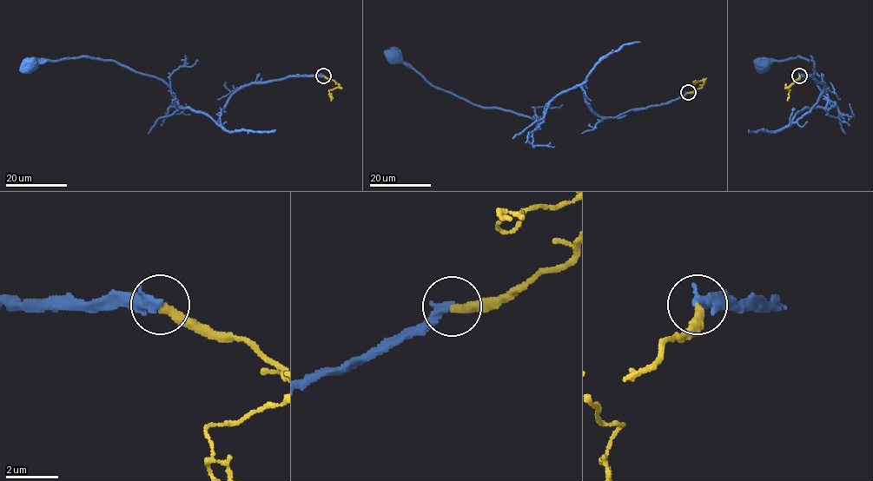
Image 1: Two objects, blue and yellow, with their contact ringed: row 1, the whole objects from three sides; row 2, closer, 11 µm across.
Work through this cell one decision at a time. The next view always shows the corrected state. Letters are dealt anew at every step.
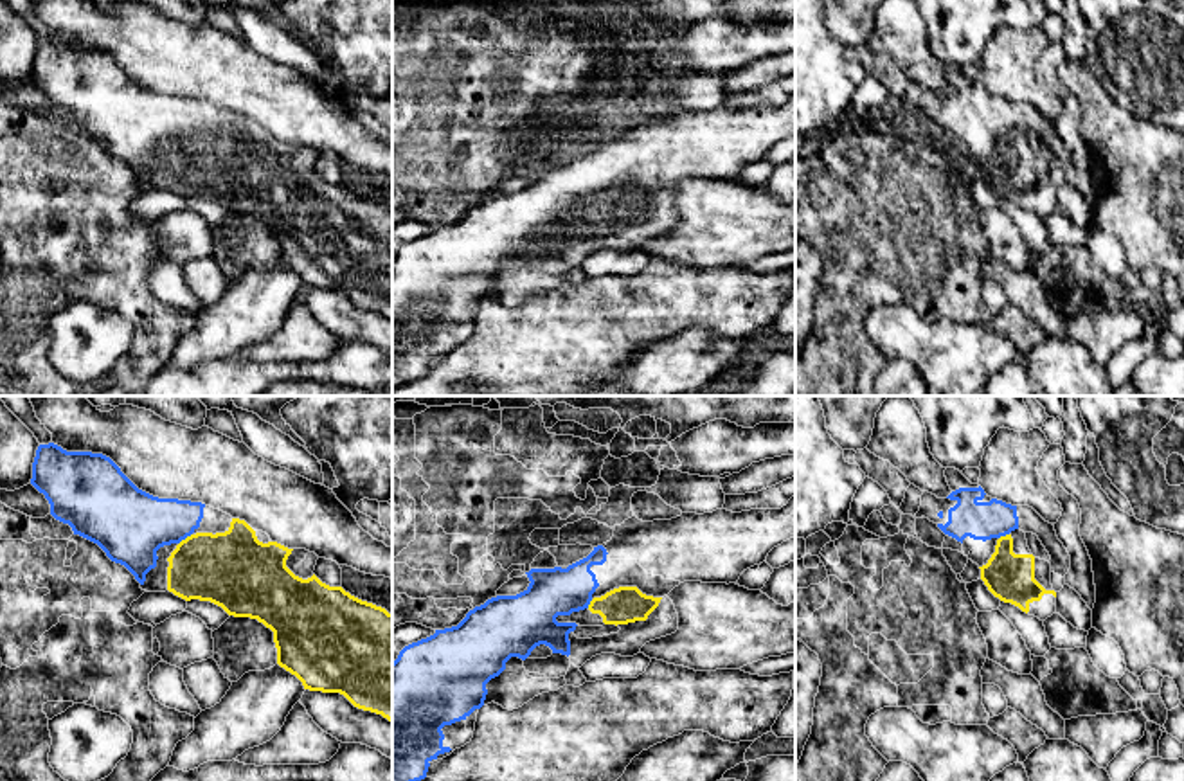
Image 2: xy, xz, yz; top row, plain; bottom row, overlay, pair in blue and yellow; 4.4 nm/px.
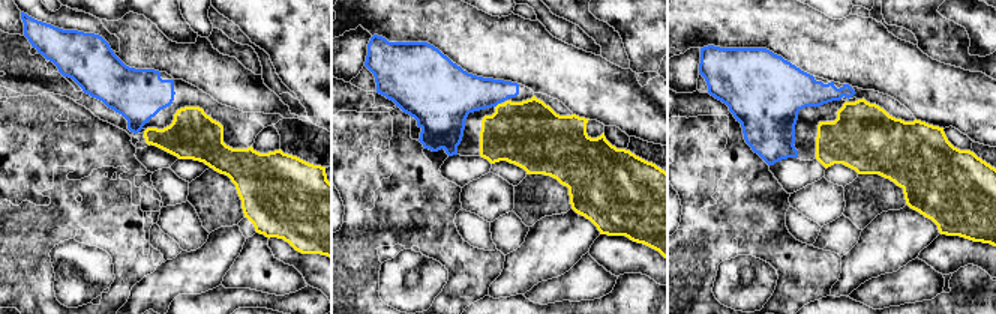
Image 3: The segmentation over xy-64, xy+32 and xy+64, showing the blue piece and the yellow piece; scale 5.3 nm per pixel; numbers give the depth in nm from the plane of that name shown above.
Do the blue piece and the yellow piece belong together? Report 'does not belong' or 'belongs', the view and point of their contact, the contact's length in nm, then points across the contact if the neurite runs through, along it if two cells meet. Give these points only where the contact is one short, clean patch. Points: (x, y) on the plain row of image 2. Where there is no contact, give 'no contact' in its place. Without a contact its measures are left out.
belongs; contact xy (184, 135); length 80 nm; way xy (130, 123), (171, 123), (184, 135), (211, 162), (231, 166)

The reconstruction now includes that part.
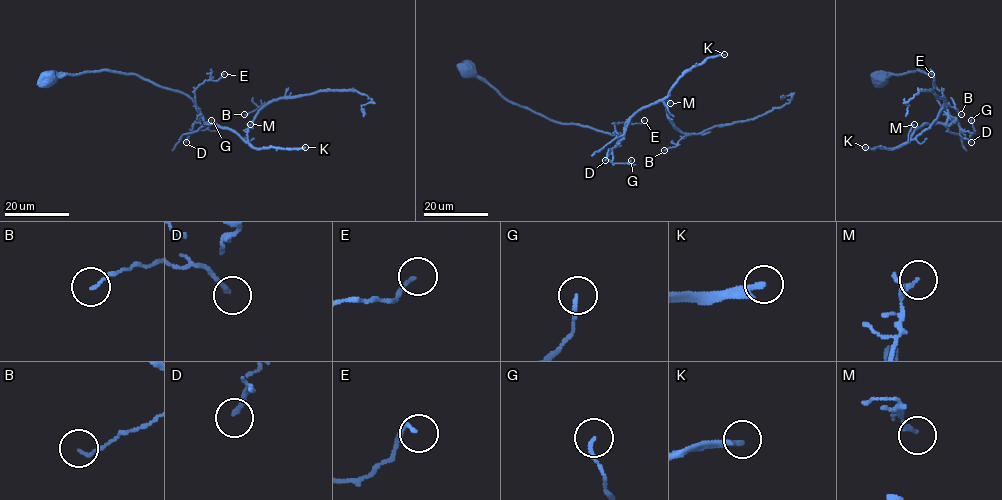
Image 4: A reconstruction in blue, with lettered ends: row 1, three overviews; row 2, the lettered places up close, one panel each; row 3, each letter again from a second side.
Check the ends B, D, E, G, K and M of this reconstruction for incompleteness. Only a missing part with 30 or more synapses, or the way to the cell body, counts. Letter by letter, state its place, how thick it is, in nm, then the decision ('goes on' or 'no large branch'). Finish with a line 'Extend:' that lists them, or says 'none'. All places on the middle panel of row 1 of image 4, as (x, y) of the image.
B: (664, 150) | 110 nm | no large branch
D: (605, 160) | 160 nm | no large branch
E: (644, 120) | 140 nm | no large branch
G: (631, 160) | 150 nm | no large branch
K: (724, 54) | 280 nm | goes on
M: (670, 103) | 160 nm | no large branch
Extend: K

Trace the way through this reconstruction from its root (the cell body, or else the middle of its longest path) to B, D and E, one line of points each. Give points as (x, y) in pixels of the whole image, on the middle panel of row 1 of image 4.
B: (466, 71), (553, 120), (618, 137), (638, 111), (662, 101), (686, 135), (664, 150)
D: (466, 71), (483, 77), (507, 99), (553, 120), (615, 134), (620, 143), (608, 149), (605, 160)
E: (466, 71), (483, 77), (507, 99), (559, 123), (579, 123), (614, 134), (613, 123), (641, 123), (644, 120)

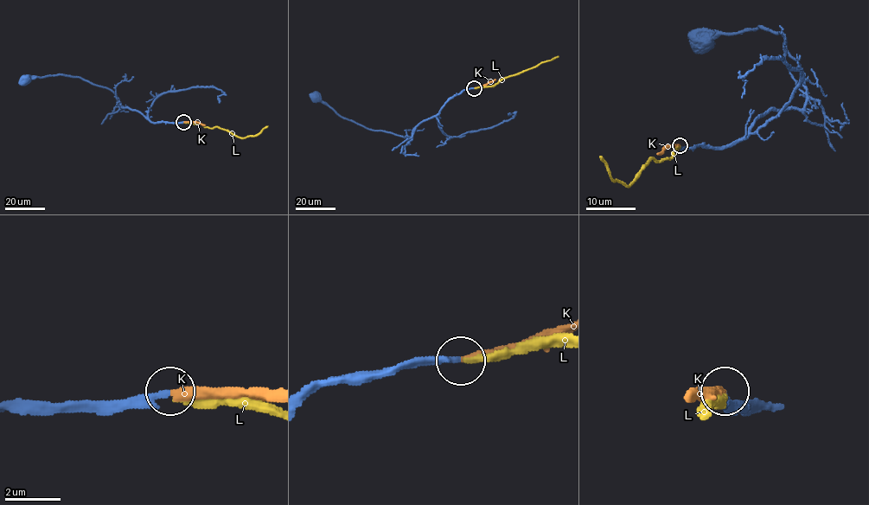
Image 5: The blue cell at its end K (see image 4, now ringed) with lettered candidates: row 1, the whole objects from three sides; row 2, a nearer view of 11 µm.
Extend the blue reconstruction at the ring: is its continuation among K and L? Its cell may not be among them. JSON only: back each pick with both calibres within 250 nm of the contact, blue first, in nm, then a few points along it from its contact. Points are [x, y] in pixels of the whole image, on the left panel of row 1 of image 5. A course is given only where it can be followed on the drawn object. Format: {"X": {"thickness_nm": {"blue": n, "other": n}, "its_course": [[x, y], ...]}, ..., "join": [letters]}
{"K": {"thickness_nm": {"blue": 300, "other": 320}, "its_course": [[183, 122], [205, 125]]}, "join": ["K"]}

